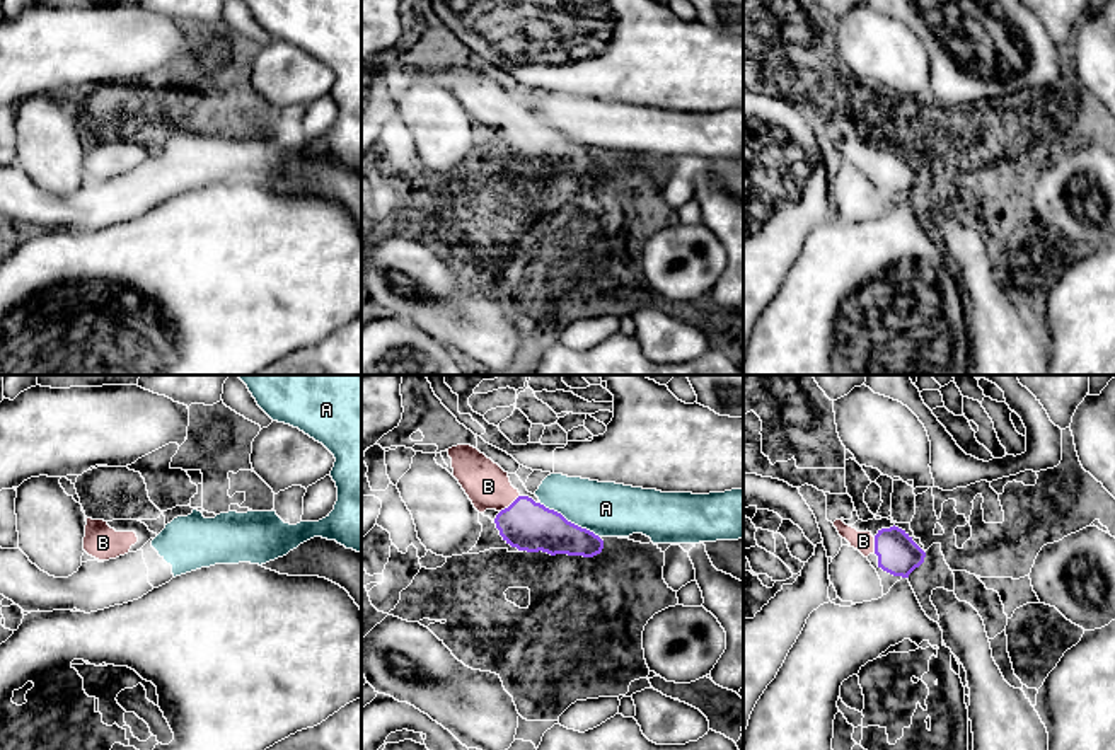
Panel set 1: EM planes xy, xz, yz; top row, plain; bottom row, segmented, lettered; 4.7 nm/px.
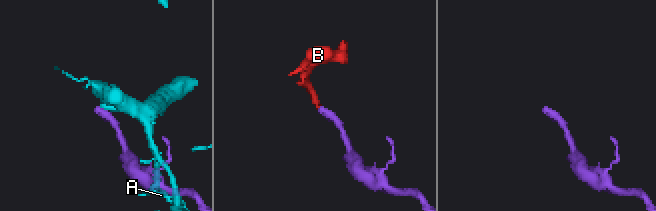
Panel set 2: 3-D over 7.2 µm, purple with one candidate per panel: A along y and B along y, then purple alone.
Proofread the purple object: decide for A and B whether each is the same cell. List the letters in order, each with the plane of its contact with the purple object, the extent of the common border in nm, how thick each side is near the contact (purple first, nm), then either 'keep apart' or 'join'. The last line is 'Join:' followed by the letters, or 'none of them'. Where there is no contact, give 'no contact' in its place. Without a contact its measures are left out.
A: xz | 340 nm | 240/260 nm | keep apart
B: xz | 130 nm | 240/220 nm | join
Join: B

